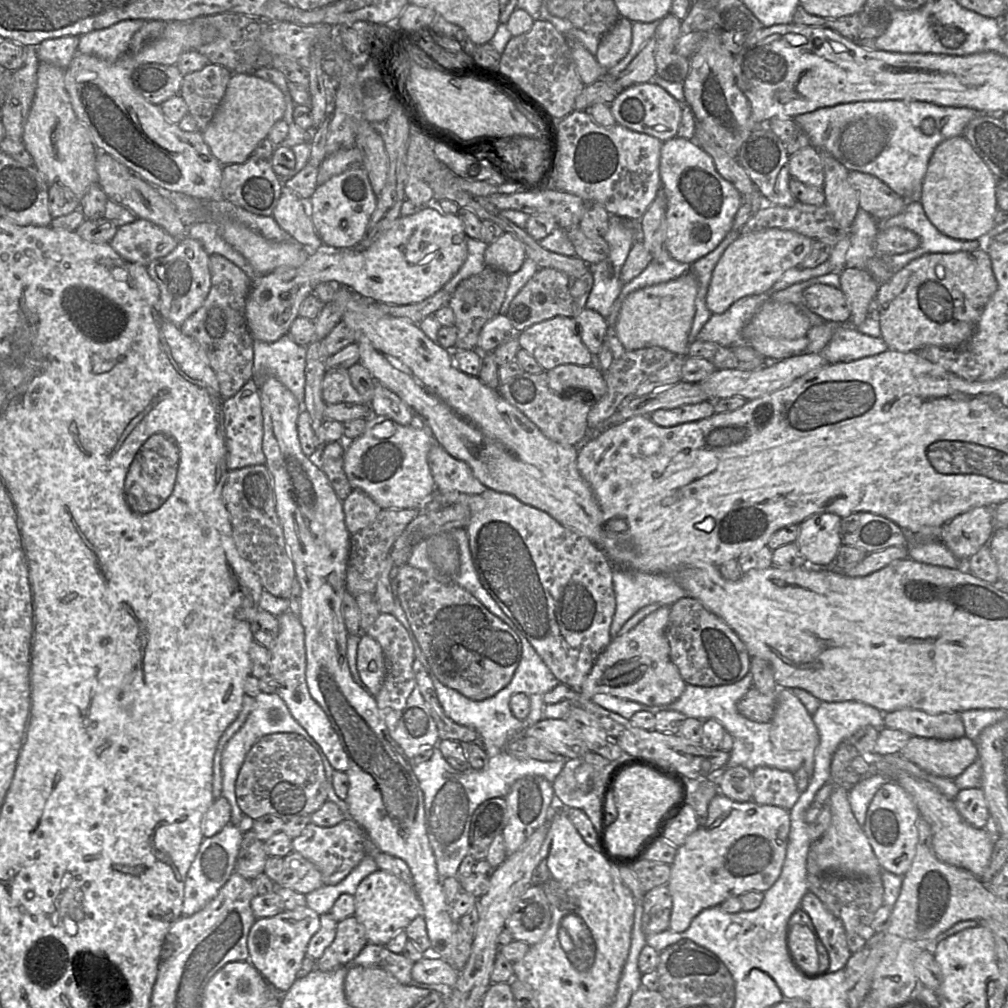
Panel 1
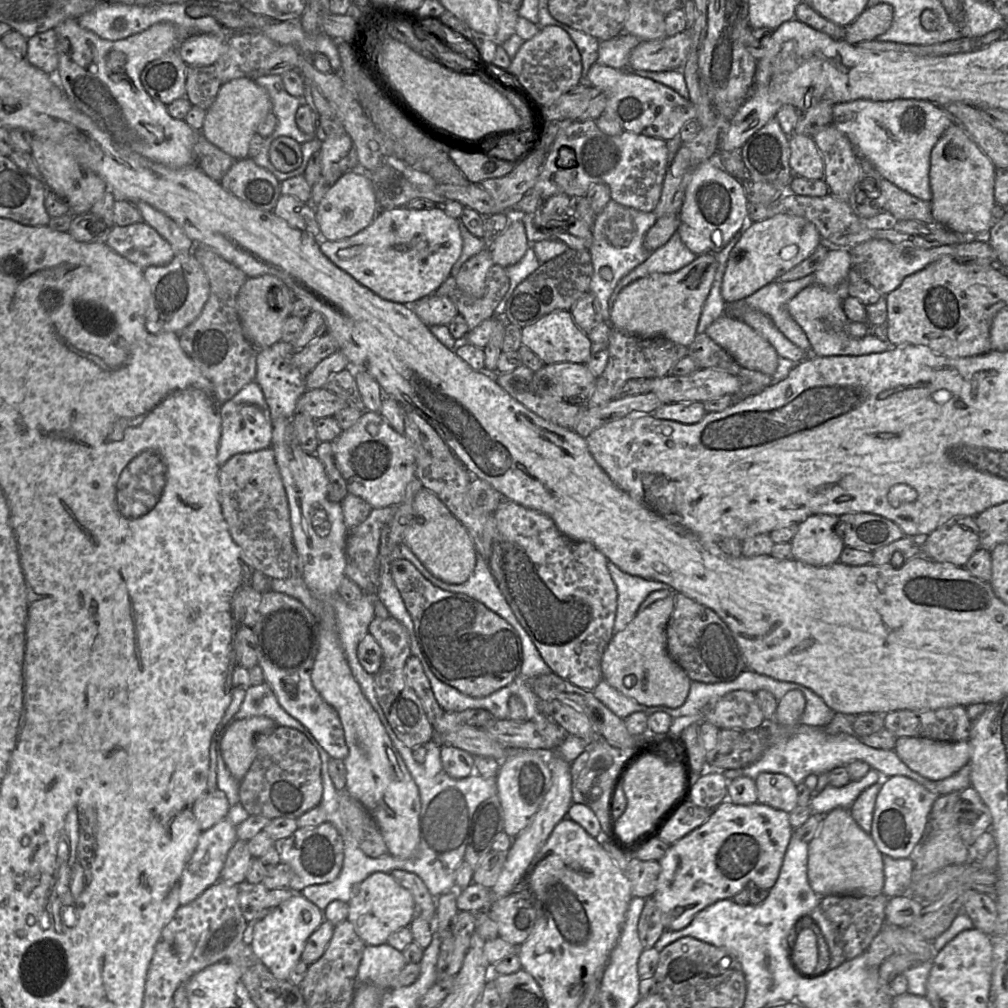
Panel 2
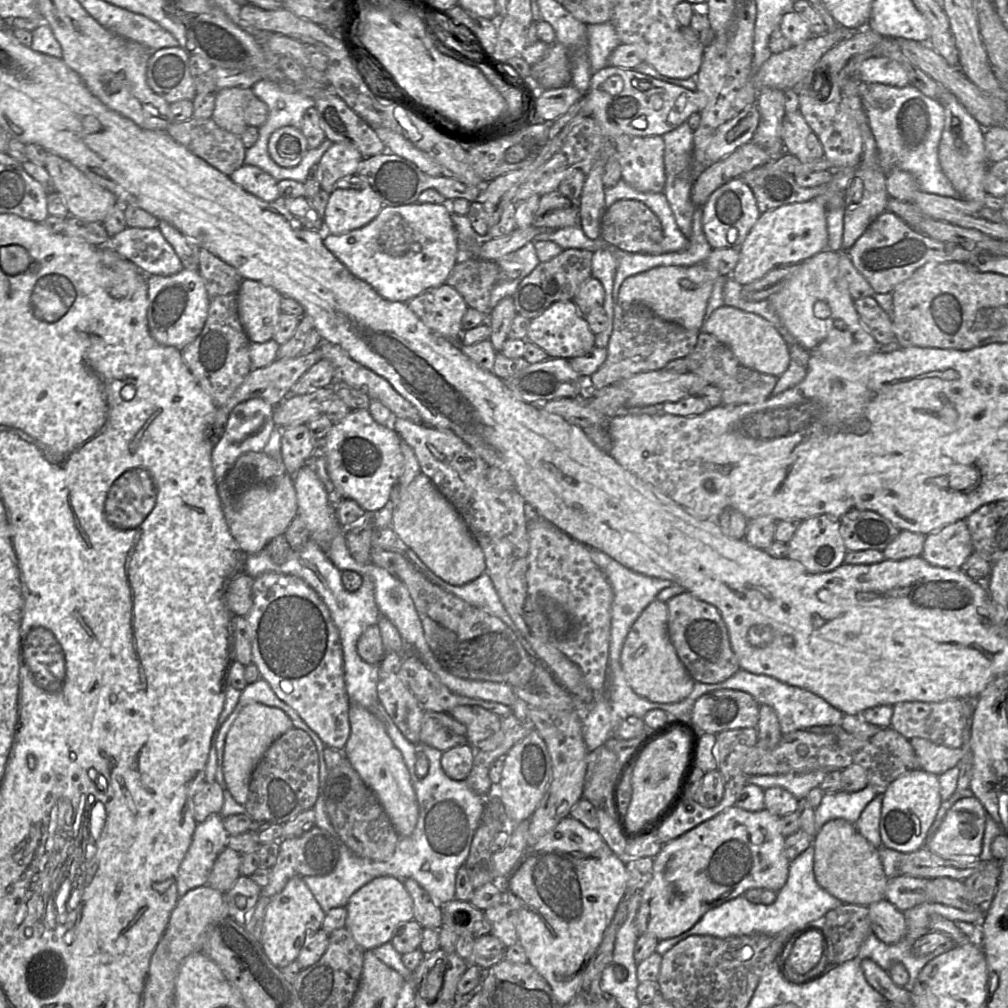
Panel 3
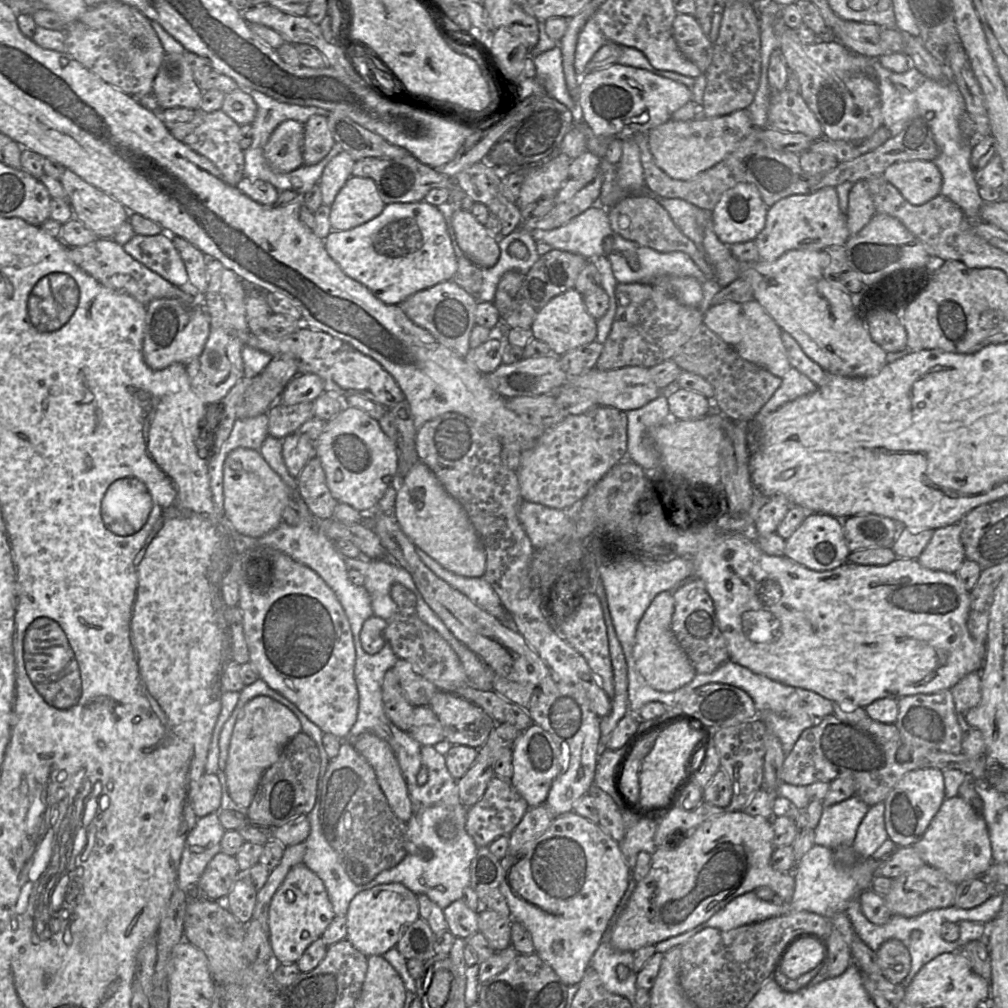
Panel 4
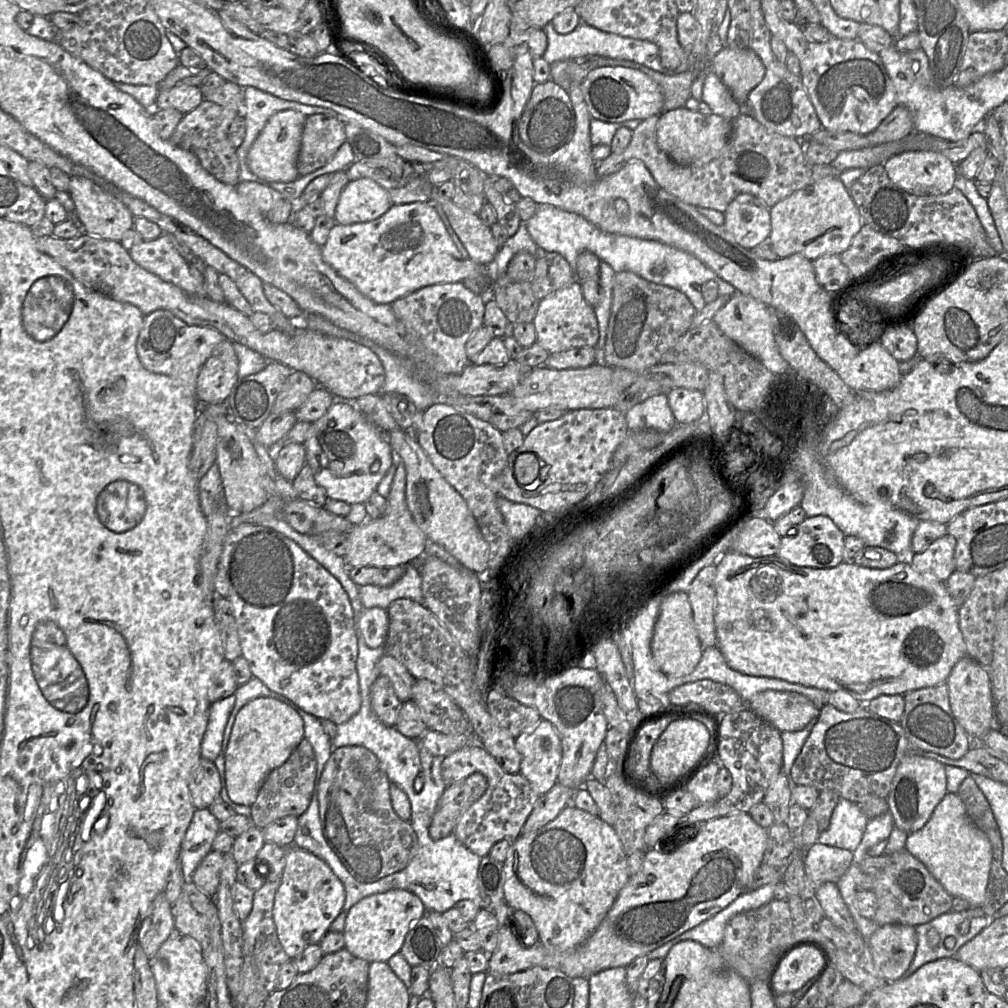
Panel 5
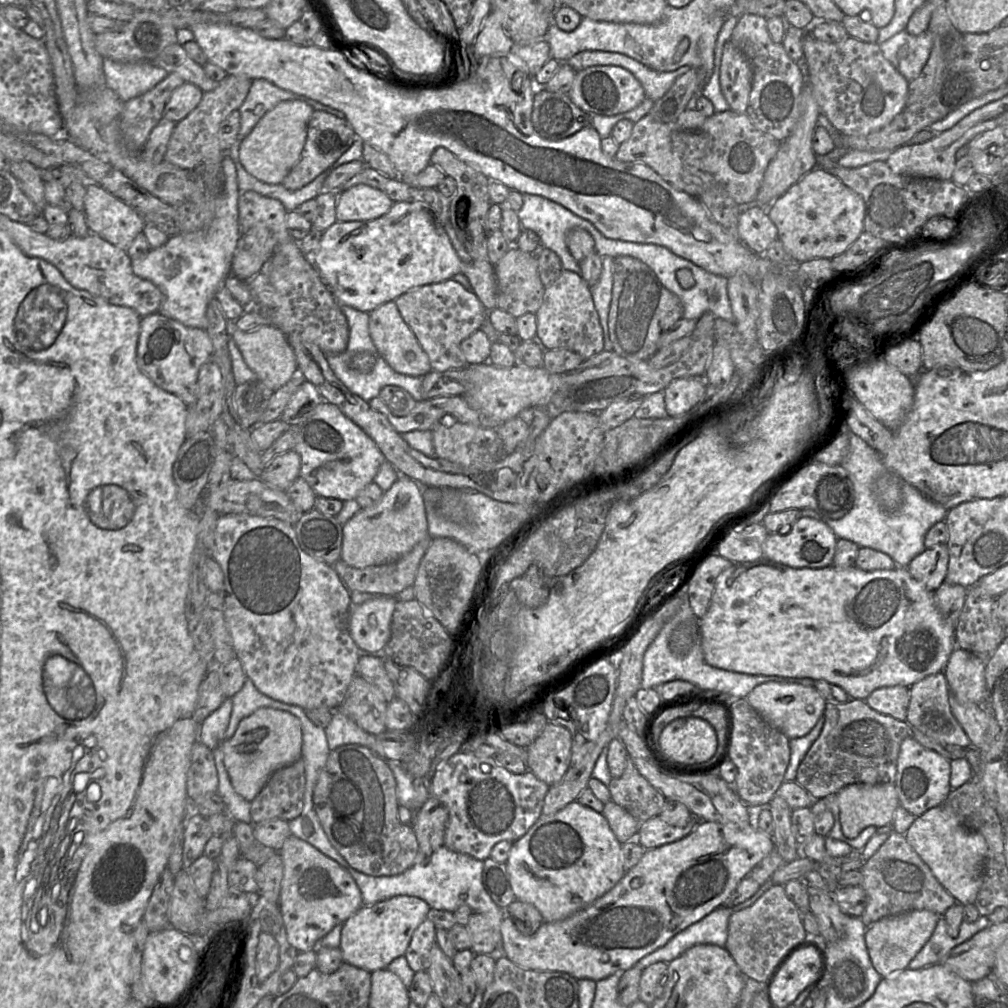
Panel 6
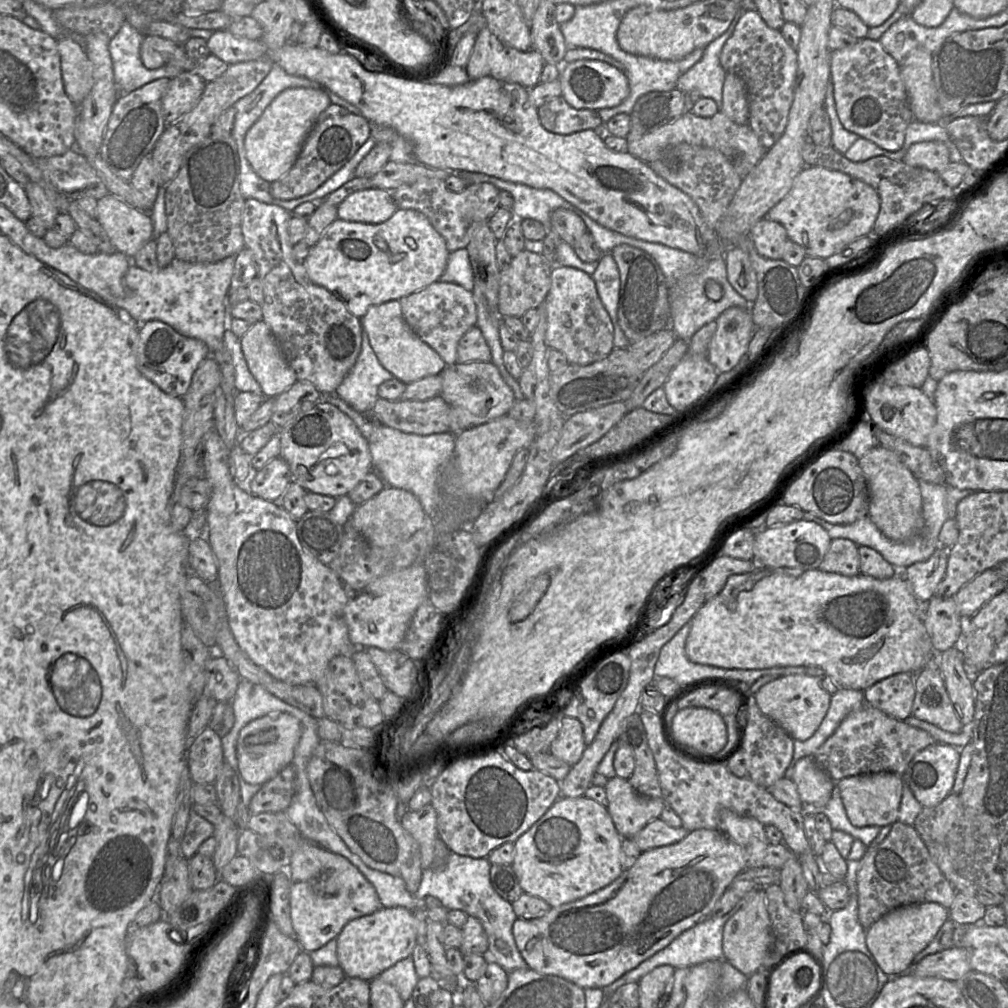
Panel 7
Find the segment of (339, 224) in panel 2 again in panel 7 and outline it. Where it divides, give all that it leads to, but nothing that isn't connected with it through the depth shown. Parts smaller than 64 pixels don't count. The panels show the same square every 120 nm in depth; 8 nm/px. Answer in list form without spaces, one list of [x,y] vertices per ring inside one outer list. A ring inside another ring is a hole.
[[[368,188],[347,196],[337,207],[339,219],[349,222],[380,224],[398,209],[392,192],[381,188]]]

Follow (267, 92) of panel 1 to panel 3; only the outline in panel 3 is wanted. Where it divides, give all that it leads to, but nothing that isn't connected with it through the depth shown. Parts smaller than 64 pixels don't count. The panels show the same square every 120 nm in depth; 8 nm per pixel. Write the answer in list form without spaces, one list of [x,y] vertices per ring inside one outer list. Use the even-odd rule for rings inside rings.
[[[225,88],[217,91],[212,120],[220,128],[241,136],[248,126],[245,110],[254,97],[251,88]]]

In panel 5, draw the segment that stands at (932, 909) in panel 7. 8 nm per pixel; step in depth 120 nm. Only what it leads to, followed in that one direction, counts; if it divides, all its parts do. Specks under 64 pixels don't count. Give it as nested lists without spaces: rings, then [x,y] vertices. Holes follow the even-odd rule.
[[[884,924],[867,940],[874,965],[887,982],[900,980],[917,948],[915,926]]]

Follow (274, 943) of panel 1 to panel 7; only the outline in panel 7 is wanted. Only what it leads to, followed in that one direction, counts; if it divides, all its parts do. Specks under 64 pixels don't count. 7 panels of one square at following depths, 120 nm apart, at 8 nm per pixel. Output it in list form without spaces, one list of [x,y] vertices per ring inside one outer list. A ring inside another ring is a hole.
[[[285,811],[275,814],[282,838],[304,841],[293,851],[286,870],[290,875],[290,912],[296,939],[302,950],[310,953],[337,938],[349,921],[369,915],[382,905],[375,887],[347,858],[305,839]]]

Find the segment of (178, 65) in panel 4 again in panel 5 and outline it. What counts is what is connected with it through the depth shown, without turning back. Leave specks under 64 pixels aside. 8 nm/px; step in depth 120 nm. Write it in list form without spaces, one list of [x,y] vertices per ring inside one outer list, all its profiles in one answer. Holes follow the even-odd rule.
[[[181,85],[170,89],[160,88],[154,109],[173,108],[185,115],[198,107],[203,98],[204,96],[199,86]]]

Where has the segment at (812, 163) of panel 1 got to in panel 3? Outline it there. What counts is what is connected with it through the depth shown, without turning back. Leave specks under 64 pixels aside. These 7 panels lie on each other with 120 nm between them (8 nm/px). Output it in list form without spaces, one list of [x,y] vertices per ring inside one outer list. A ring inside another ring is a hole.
[[[799,110],[791,113],[785,112],[781,136],[786,153],[796,156],[802,162],[809,162],[824,156],[820,140]]]

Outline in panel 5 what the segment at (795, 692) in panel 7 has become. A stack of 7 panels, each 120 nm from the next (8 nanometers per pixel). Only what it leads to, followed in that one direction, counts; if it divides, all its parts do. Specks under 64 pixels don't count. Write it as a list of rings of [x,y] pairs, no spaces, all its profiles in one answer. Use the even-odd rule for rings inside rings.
[[[765,690],[746,705],[780,732],[800,731],[820,714],[811,700],[795,692]]]

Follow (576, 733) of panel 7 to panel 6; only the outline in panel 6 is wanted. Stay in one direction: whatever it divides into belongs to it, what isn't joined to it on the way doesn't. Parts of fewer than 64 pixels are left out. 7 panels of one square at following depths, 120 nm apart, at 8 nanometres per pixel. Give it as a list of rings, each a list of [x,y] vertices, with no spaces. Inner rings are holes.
[[[548,722],[540,736],[527,747],[527,771],[531,771],[540,781],[546,783],[549,787],[557,784],[570,768],[571,760],[571,734],[565,727]]]

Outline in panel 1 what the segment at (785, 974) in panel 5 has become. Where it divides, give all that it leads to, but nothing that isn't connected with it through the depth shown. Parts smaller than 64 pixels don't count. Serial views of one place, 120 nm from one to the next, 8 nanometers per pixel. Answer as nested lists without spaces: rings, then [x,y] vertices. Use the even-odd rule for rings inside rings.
[[[795,924],[787,933],[787,946],[793,958],[808,972],[815,973],[819,959],[812,931],[805,925]]]

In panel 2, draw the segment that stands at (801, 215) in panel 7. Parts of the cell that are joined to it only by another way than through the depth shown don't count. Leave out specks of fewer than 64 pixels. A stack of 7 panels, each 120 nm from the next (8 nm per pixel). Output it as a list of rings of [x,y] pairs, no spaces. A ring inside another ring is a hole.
[[[777,214],[748,224],[729,255],[721,285],[727,304],[734,304],[775,281],[803,260],[821,243],[813,223],[795,215]]]

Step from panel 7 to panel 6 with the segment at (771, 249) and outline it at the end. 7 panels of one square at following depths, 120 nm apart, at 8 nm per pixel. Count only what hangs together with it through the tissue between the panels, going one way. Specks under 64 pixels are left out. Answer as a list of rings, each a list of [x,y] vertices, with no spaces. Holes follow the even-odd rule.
[[[753,204],[745,208],[738,221],[739,240],[750,250],[764,254],[778,239],[778,229],[766,208]]]

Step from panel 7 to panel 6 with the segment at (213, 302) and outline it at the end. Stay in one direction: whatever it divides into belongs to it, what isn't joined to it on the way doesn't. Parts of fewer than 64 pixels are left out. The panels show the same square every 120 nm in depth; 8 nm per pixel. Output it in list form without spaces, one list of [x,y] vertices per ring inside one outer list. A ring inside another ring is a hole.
[[[234,194],[224,195],[221,211],[208,230],[178,233],[167,242],[150,251],[143,258],[131,259],[132,270],[138,277],[156,285],[163,295],[158,313],[185,326],[207,328],[206,310],[227,276],[240,239],[238,200]]]

